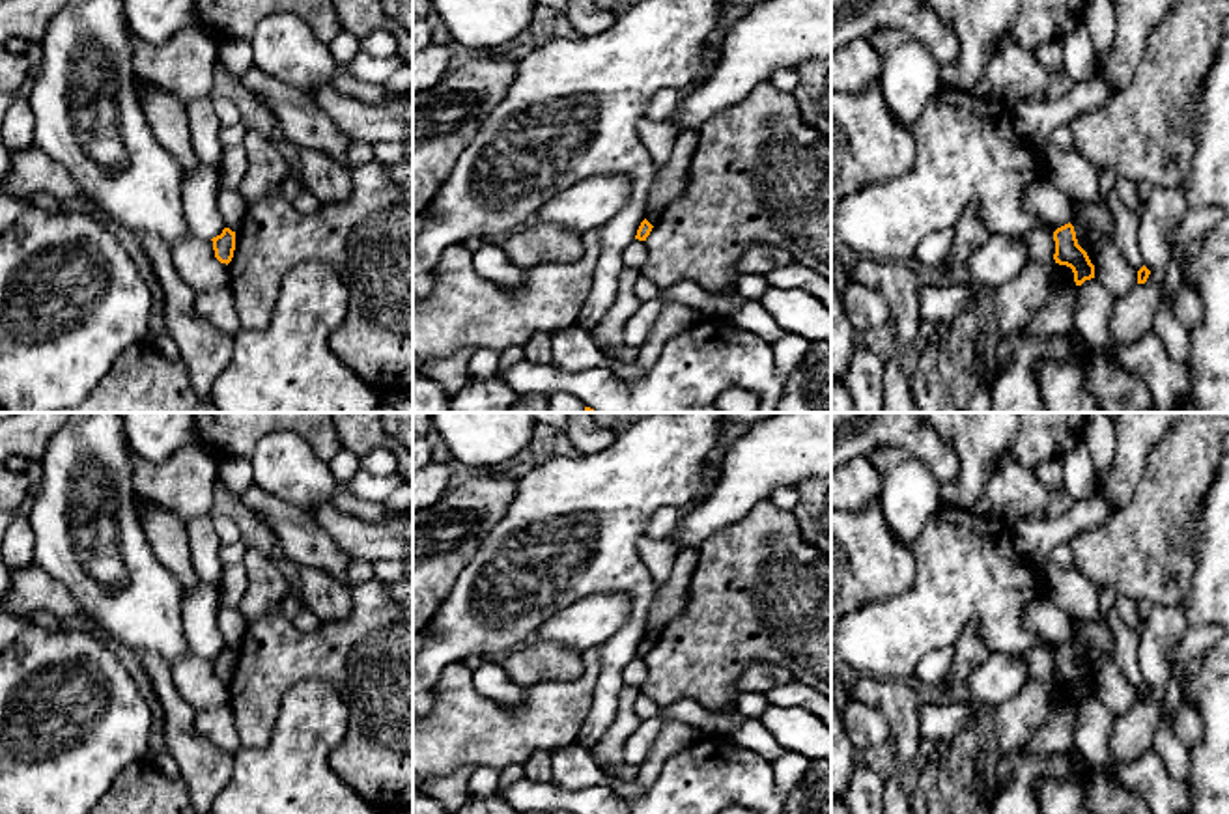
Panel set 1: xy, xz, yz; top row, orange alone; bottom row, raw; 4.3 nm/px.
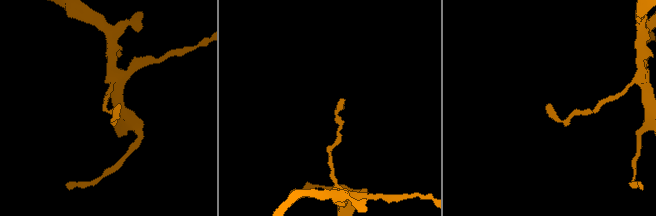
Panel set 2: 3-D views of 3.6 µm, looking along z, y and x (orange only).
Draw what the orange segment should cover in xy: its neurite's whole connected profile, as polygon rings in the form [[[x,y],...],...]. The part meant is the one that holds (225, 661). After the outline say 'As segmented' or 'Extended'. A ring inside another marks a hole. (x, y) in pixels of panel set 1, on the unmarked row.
[[[224,646],[222,652],[213,655],[211,659],[213,659],[215,676],[220,681],[228,683],[235,668],[235,650],[232,650],[230,646]]]. As segmented

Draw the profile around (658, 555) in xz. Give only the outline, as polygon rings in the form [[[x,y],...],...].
[[[643,536],[637,541],[637,553],[646,569],[650,571],[656,586],[665,586],[671,579],[674,560],[678,556],[678,549],[671,538],[667,540],[654,540]]]

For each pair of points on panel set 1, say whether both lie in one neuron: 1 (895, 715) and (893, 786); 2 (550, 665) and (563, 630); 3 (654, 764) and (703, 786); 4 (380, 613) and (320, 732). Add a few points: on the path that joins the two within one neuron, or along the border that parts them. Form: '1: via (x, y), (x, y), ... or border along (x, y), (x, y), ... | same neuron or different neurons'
1: via (904, 732), (904, 770) | same neuron
2: border along (542, 641), (563, 643), (581, 656) | different neurons
3: border along (697, 740), (675, 753), (643, 794) | different neurons
4: border along (296, 682), (324, 678), (339, 691), (346, 736) | different neurons

